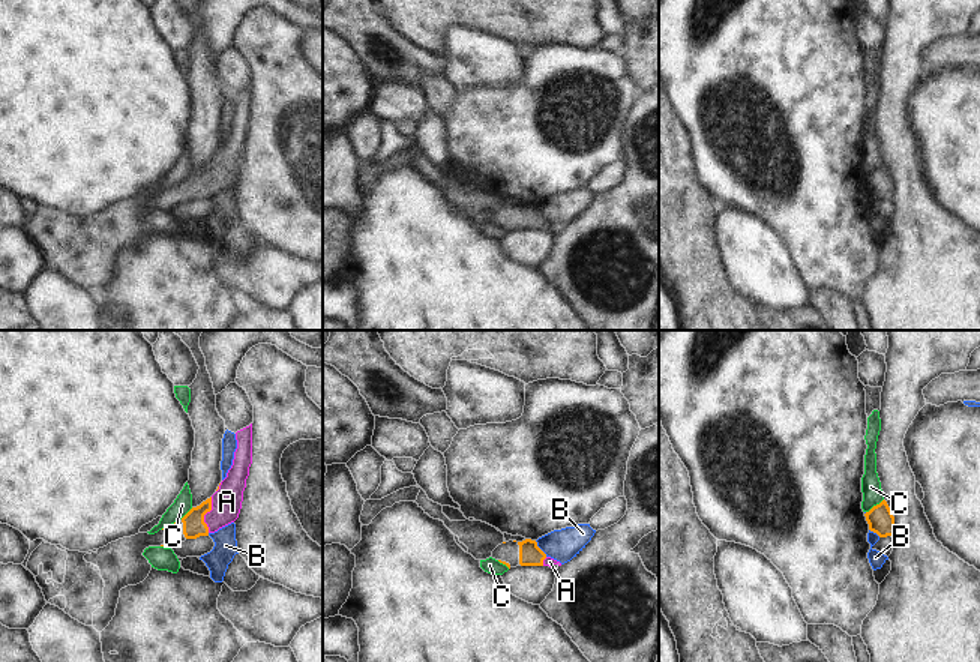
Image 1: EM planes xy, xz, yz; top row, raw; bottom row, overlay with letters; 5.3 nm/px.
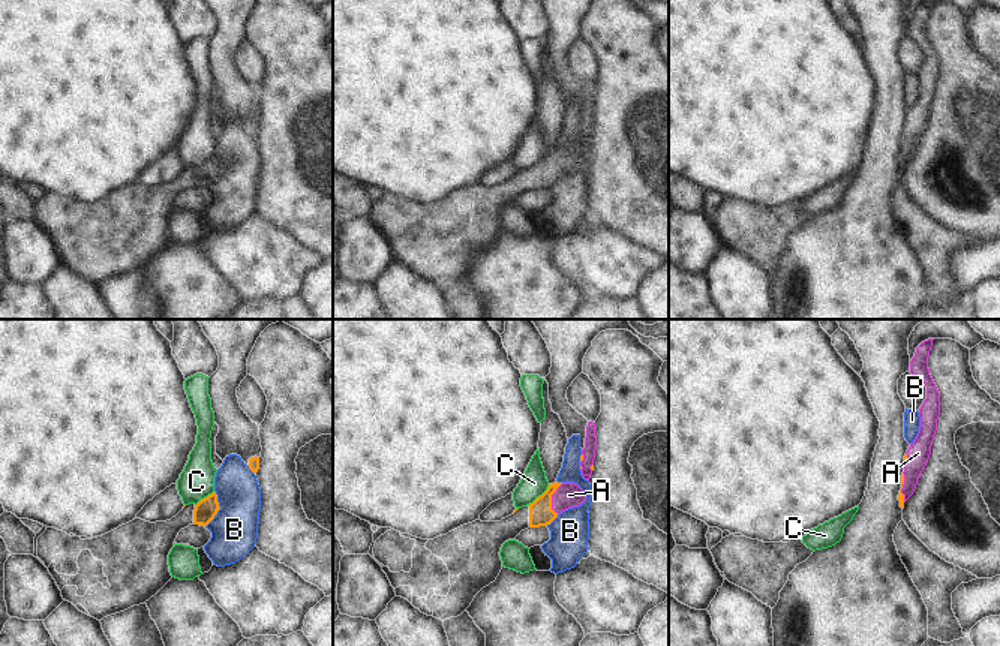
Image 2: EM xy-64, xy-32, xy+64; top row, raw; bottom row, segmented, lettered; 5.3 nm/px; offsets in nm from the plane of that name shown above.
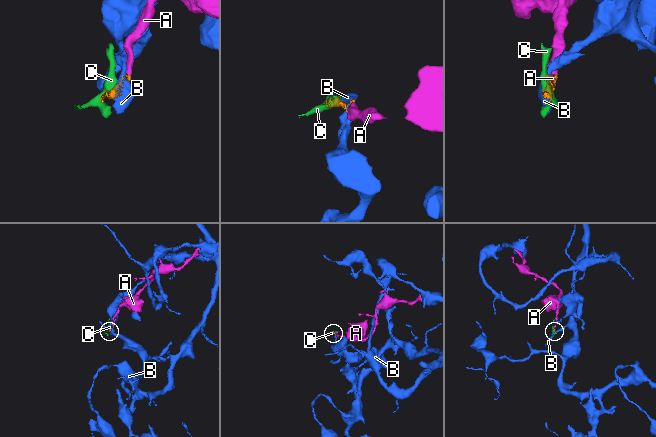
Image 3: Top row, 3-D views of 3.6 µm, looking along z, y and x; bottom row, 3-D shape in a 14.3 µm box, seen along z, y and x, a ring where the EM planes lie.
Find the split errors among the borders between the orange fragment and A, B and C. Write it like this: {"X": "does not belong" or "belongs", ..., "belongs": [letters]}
{"A": "belongs", "B": "does not belong", "C": "does not belong", "belongs": ["A"]}

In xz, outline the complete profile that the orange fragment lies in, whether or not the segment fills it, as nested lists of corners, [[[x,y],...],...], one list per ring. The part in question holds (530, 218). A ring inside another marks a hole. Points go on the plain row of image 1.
[[[525,203],[522,206],[509,204],[503,206],[492,215],[492,222],[506,228],[509,233],[516,230],[561,230],[560,225],[548,221],[536,204]]]

